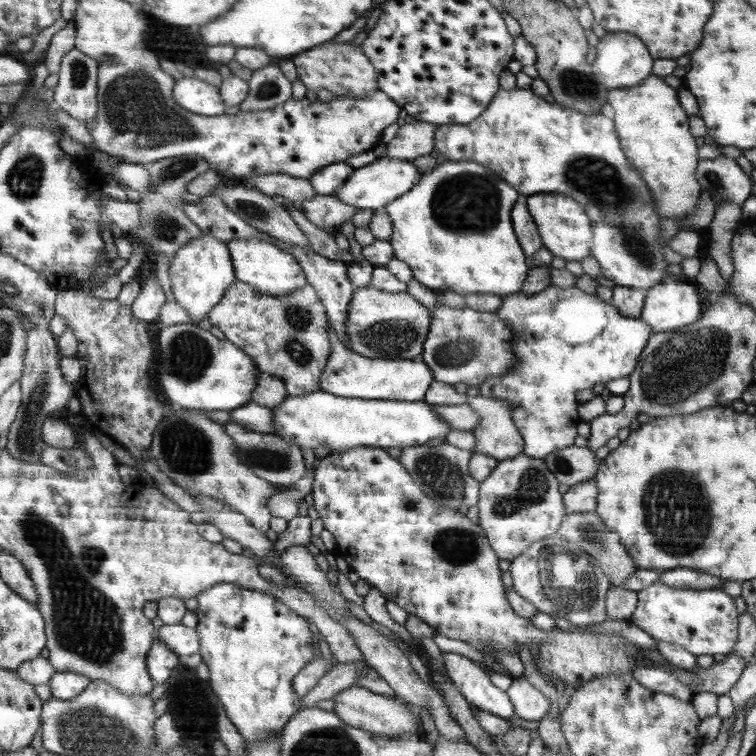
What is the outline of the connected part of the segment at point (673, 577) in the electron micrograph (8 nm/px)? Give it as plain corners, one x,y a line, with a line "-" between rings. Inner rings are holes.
680,566
671,571
661,571
658,582
666,584
668,588
699,590
722,588
724,583
713,574
700,573

